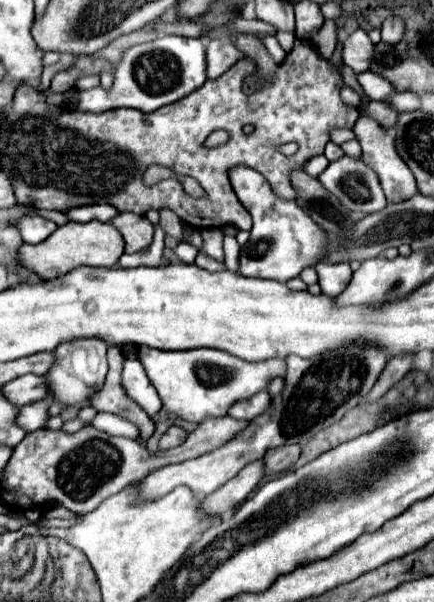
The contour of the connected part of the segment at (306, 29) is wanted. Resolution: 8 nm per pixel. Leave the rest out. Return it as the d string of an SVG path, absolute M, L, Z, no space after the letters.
M299 1L295 5L295 19L297 19L297 29L295 29L297 39L309 39L311 31L323 25L323 13L319 5L313 1Z

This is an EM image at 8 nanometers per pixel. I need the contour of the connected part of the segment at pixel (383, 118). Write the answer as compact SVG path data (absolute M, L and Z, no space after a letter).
M371 101L371 107L367 107L367 113L375 115L375 119L379 119L379 123L383 123L383 127L387 129L391 129L399 117L399 113L393 111L393 107L383 101Z

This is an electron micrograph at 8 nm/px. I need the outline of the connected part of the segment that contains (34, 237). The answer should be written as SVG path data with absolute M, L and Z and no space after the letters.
M23 215L15 221L9 223L11 227L15 227L21 235L21 239L25 243L41 243L43 239L47 239L55 229L57 225L41 215Z

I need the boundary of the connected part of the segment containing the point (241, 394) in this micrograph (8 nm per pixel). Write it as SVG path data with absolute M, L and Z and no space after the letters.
M139 347L139 361L143 363L151 383L155 385L163 407L175 411L185 421L199 423L207 415L221 417L227 409L239 401L249 399L257 391L267 389L267 381L273 377L283 377L285 361L267 359L251 363L227 351L219 349L189 349L189 351L159 351L151 347Z

